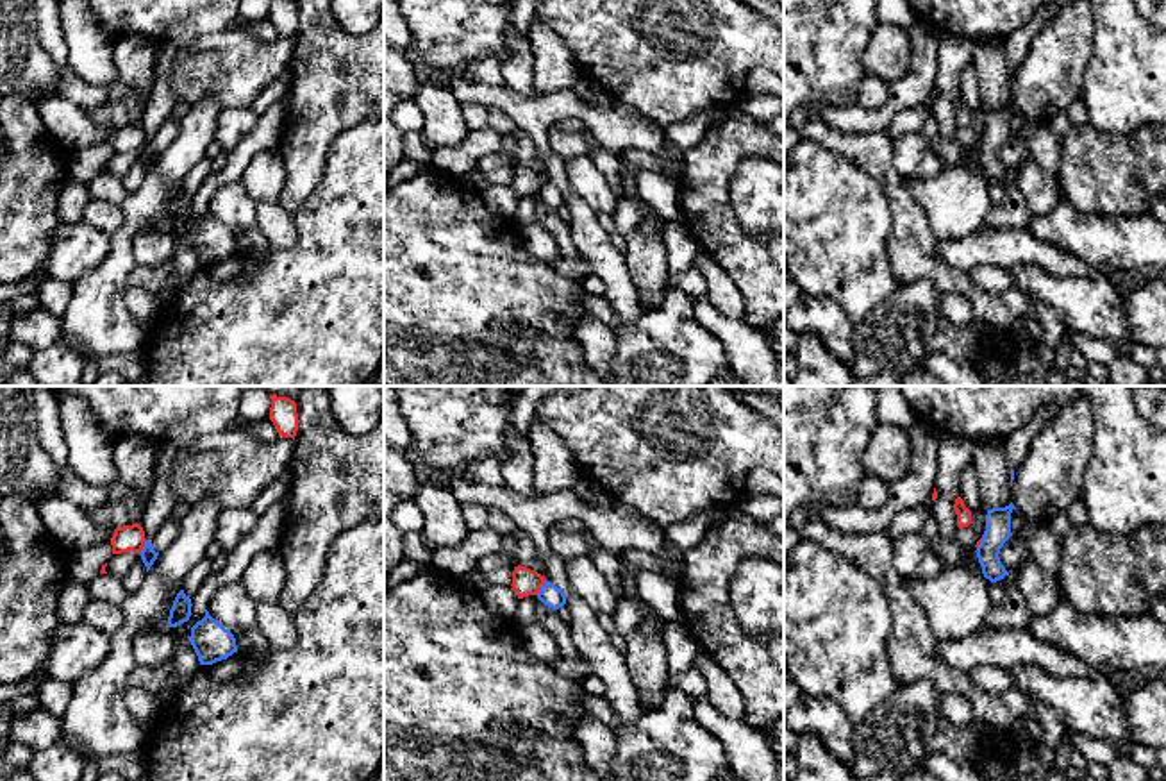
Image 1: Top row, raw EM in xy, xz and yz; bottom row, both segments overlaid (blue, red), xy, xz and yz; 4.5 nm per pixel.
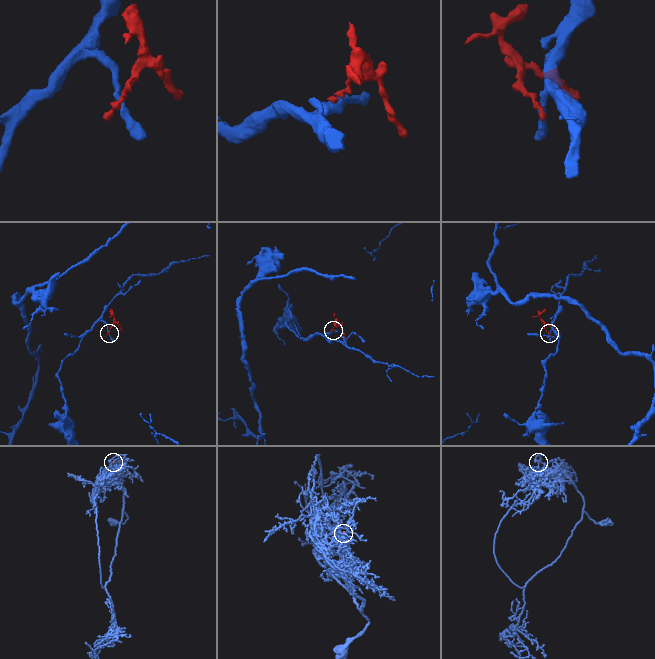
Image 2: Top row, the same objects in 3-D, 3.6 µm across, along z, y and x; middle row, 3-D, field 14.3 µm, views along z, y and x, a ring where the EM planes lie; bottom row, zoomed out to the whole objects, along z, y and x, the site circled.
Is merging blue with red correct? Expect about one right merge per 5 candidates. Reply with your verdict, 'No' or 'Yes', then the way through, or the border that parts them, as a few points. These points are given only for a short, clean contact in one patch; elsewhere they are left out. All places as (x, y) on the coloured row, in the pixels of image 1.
No. Boundary: xy (147, 540), (140, 554)

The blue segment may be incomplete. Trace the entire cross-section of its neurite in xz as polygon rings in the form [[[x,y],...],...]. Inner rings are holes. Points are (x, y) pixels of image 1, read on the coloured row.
[[[545,581],[545,584],[541,586],[537,599],[552,608],[552,609],[559,609],[566,604],[566,595],[561,588],[557,588],[555,584],[552,584],[550,581]]]

